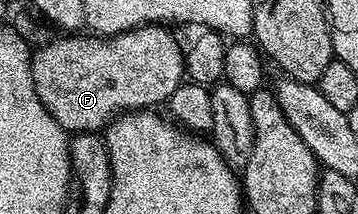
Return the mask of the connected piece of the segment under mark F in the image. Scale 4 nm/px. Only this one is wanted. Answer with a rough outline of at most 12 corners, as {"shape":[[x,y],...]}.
{"shape":[[163,23],[55,35],[37,99],[68,134],[166,103],[185,49]]}

